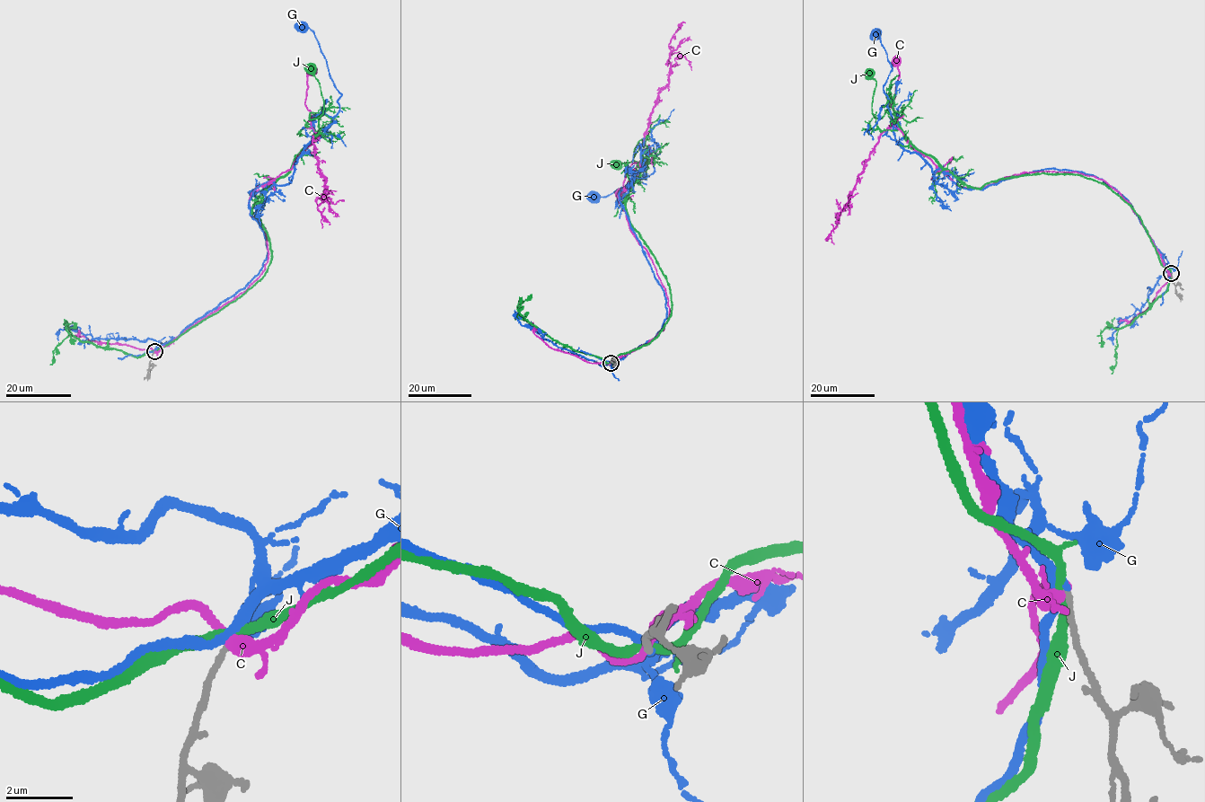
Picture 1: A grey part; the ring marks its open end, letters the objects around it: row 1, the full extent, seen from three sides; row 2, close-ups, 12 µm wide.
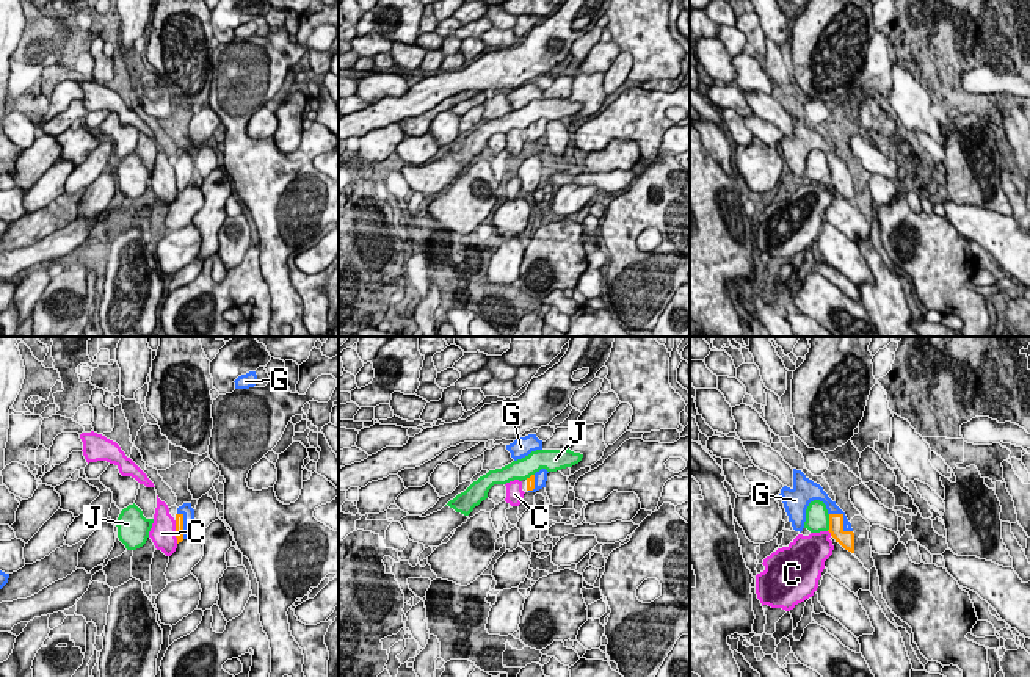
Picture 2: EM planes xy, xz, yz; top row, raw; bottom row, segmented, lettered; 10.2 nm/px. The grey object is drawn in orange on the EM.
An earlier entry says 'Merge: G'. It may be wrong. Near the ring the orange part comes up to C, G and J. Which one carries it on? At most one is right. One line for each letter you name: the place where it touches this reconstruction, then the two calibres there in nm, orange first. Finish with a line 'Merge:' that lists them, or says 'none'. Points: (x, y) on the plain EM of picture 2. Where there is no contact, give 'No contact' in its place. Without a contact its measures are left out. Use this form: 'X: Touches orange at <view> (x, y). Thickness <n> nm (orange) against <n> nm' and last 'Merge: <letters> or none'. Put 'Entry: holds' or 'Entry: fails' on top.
Entry: holds
G: Touches orange at yz (842, 170). Thickness 160 nm (orange) against 120 nm
Merge: G

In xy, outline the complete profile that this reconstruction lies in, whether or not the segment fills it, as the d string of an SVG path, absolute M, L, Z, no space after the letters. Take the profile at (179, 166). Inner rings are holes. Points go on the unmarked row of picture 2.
M183 152L182 155L177 157L176 163L177 193L188 186L193 169L194 169L194 158L191 157L191 152Z

